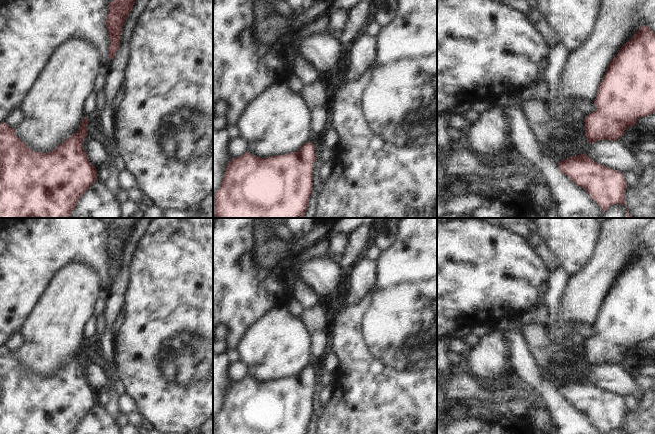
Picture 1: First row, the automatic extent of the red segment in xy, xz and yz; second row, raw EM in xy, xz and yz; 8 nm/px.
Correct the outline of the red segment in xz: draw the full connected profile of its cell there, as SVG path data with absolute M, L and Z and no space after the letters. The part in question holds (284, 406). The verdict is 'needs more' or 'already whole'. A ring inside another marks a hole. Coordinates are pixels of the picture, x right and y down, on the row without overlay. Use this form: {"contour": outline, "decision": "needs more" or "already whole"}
{"contour": "M311 366L297 376L268 382L245 376L228 387L220 412L213 418L213 434L306 434L316 383Z", "decision": "already whole"}

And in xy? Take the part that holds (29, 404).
{"contour": "M84 340L78 355L53 375L31 375L6 347L0 347L0 434L73 434L82 418L97 403L82 366L87 359Z", "decision": "already whole"}

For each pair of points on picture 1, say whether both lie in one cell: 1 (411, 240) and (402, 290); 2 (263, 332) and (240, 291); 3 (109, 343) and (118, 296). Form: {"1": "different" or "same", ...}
{"1": "same", "2": "different", "3": "same"}

